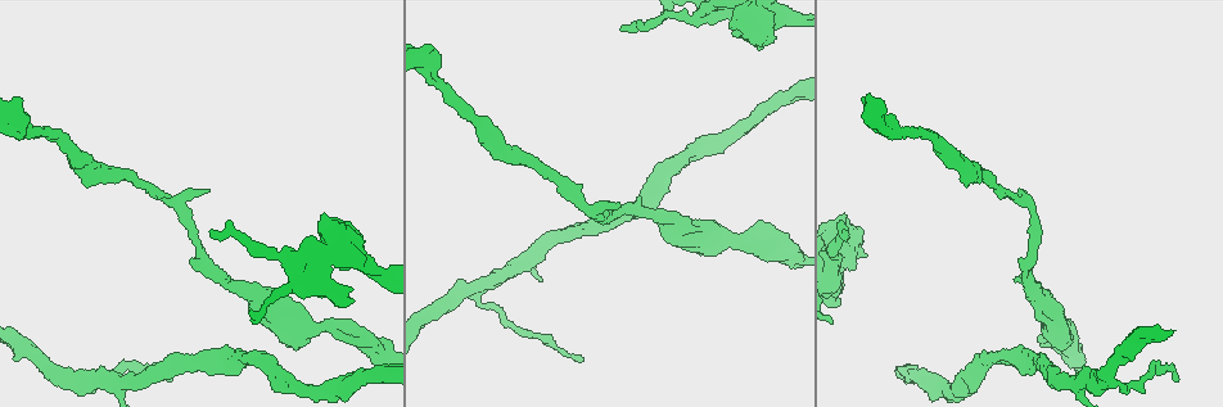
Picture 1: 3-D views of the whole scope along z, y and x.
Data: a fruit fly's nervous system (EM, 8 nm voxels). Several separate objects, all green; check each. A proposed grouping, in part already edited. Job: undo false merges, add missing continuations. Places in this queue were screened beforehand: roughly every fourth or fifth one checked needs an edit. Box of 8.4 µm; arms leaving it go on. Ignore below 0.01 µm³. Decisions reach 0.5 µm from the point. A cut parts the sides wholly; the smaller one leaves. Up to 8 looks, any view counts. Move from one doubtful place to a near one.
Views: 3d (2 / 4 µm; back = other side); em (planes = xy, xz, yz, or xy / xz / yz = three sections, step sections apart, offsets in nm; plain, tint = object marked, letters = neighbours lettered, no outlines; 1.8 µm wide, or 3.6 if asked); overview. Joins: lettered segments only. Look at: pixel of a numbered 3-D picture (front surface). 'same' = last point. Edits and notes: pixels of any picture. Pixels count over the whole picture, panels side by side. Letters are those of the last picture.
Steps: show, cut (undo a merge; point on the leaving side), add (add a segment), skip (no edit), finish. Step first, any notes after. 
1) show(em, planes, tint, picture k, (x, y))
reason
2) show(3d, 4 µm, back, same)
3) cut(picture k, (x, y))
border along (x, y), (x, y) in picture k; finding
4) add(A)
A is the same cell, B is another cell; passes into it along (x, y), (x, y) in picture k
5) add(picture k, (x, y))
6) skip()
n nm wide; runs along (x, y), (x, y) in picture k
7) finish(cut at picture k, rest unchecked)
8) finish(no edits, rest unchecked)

show(3d, 4 µm, back, picture 1, (333, 230))
abrupt turn

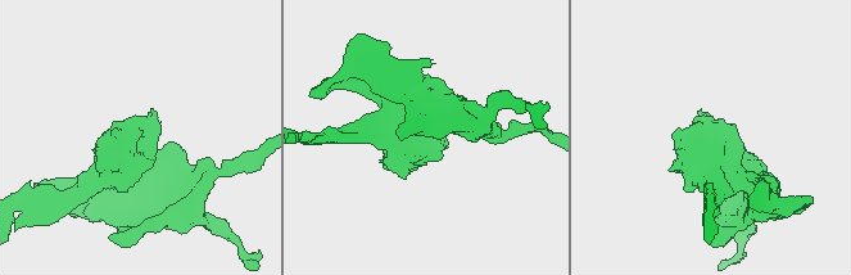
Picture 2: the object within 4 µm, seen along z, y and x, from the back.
show(em, planes, tint, picture 2, (145, 129))
arms of 240, 280 nm; need the tissue

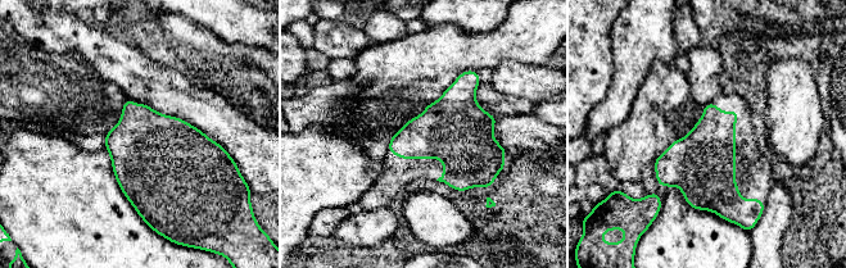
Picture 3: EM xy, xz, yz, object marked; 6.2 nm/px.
show(em, planes, letters, same)

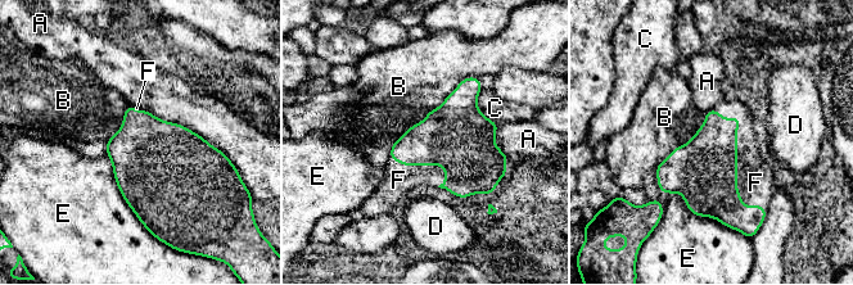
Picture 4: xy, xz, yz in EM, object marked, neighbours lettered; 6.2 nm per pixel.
add(F)
F is the same cell, A, B, C, D and E are other cells; passes into it along (704, 171), (736, 161), (756, 182) in picture 4; it goes on there

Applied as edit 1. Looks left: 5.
show(overview)

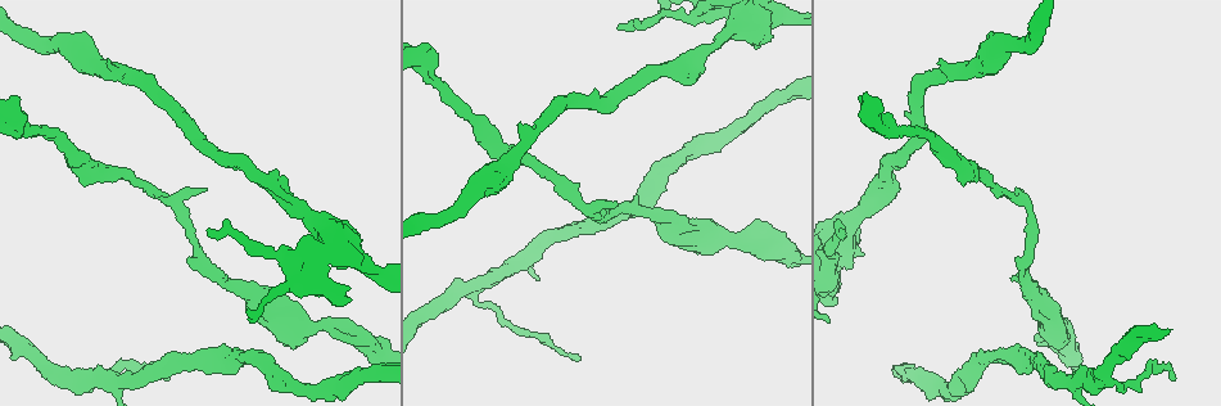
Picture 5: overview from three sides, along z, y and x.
show(3d, 4 µm, picture 5, (203, 188))
an open end

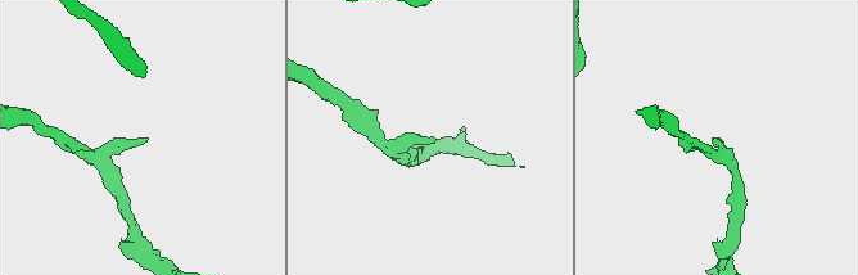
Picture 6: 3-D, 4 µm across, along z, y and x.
show(em, yz, step 16, tint, picture 6, (719, 138))

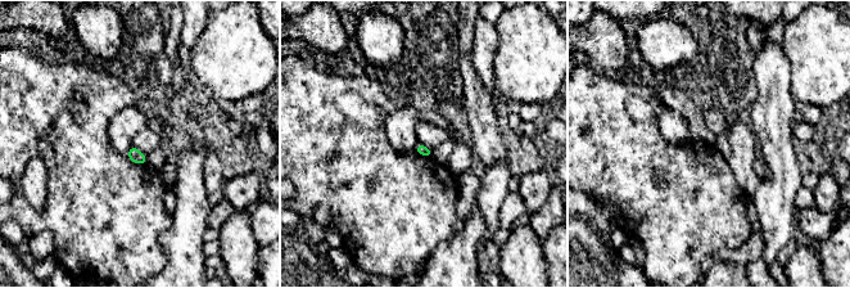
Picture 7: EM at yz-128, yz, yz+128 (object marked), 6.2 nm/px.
show(em, planes, letters, same)
another direction

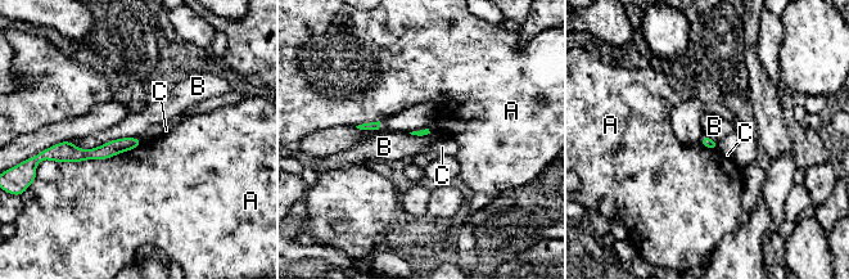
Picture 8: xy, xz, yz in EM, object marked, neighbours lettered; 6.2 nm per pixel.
skip()
A, B and C are other cells; no lettered segment goes on from it

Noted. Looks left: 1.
finish(add at picture 4, rest unchecked)

